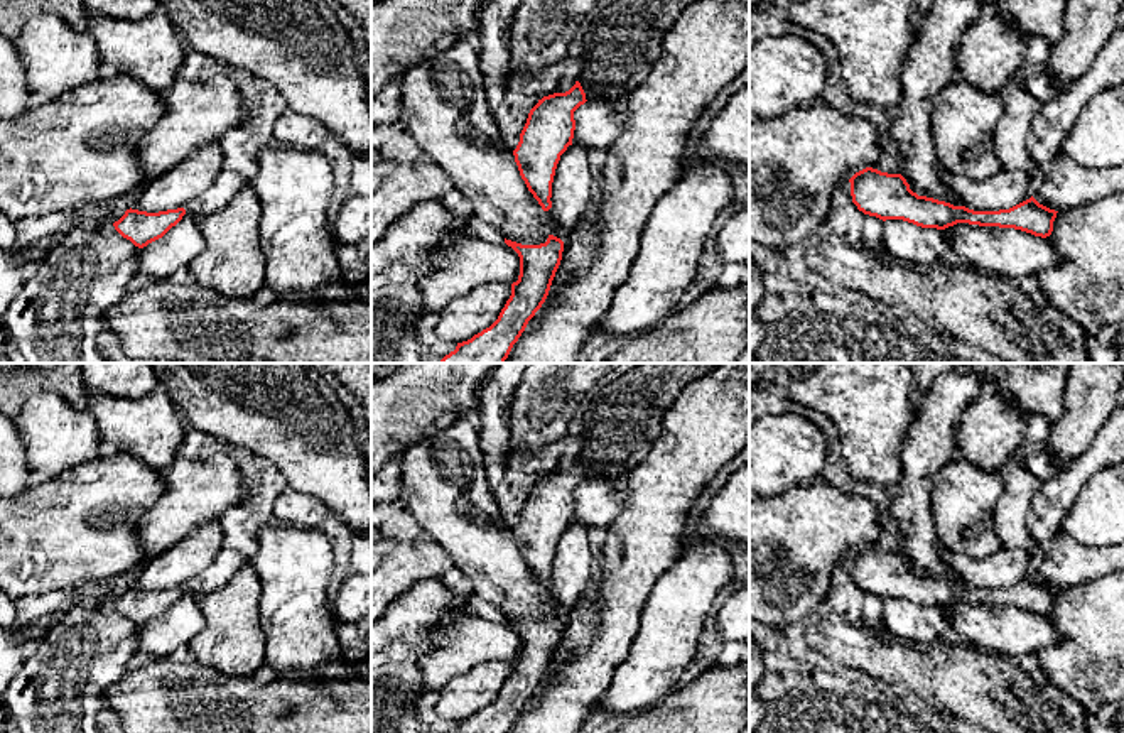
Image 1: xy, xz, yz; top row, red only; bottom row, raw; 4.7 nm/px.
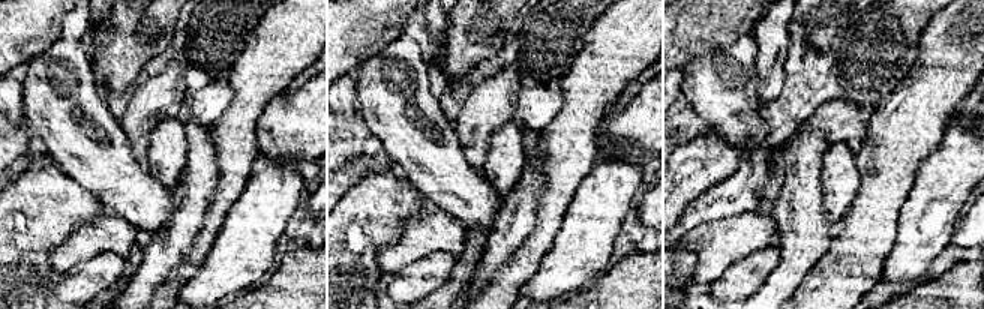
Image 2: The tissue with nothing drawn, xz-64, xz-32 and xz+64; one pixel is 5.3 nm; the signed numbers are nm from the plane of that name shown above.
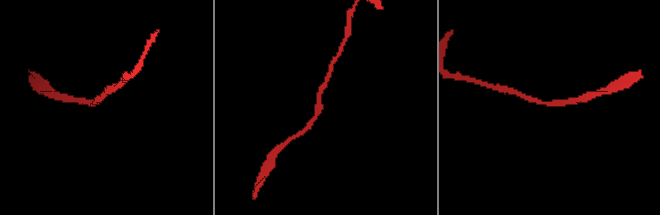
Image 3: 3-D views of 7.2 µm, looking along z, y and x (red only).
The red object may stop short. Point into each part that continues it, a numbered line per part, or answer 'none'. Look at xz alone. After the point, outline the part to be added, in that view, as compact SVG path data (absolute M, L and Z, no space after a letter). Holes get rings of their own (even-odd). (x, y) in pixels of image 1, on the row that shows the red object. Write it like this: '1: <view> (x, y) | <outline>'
none

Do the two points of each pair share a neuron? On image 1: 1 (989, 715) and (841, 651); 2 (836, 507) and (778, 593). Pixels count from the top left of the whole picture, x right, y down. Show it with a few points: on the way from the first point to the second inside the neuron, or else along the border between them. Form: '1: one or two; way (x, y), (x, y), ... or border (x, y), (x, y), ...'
1: one; way (952, 678), (893, 661), (878, 652)
2: one; way (814, 529), (778, 564), (778, 571)

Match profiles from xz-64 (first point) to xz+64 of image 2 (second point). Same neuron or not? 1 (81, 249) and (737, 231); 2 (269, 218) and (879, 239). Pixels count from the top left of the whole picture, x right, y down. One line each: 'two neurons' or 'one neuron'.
1: one neuron
2: two neurons

